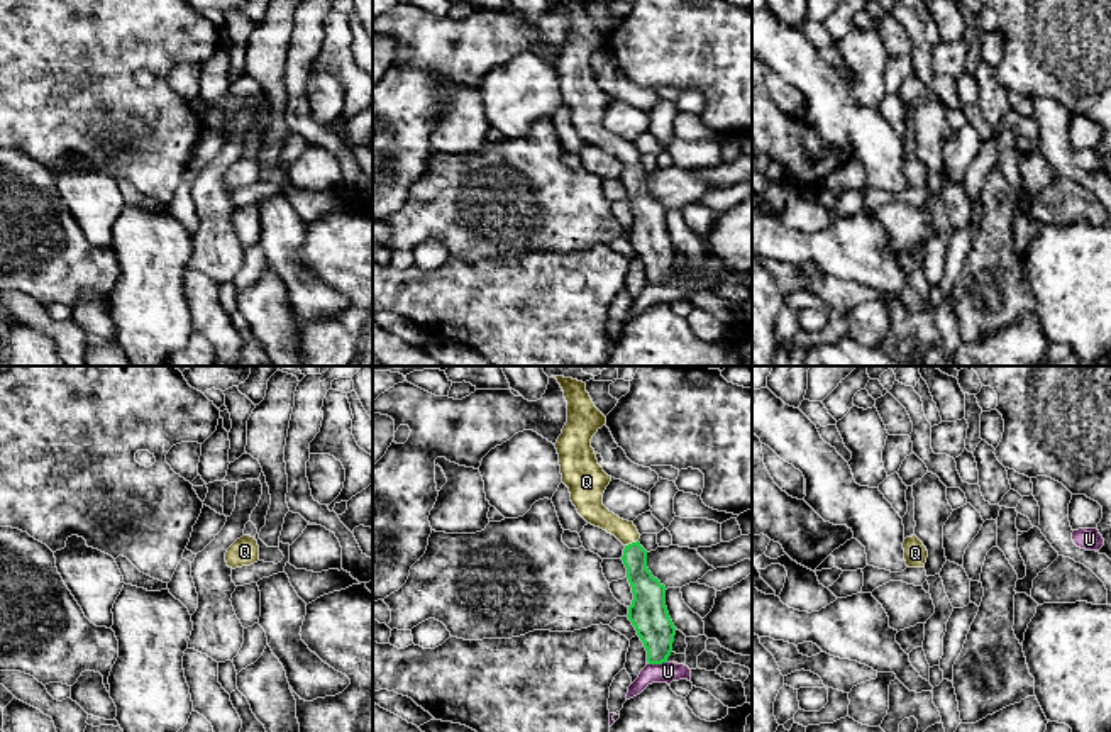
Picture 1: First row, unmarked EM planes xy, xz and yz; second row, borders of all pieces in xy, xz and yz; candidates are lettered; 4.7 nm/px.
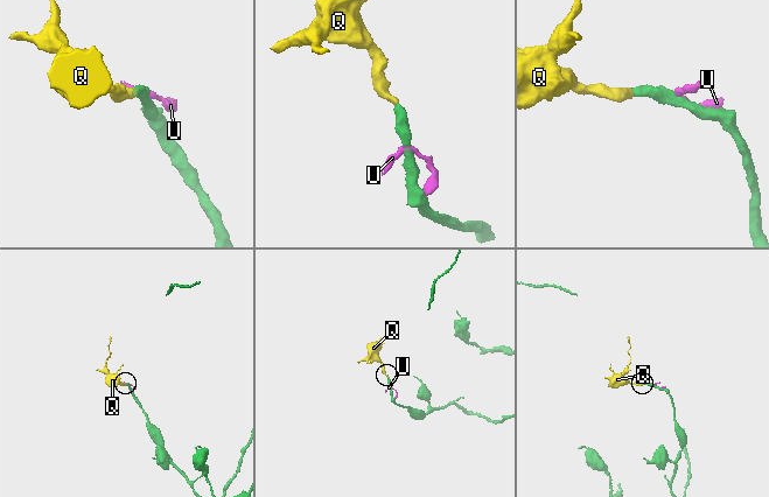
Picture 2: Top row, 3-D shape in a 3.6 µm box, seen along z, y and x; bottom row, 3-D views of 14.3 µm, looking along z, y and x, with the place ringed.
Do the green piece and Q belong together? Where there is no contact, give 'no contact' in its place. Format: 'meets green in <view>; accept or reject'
meets green in xz; accept

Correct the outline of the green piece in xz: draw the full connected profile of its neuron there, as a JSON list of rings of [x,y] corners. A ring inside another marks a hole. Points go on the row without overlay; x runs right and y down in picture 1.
[[[578,0],[557,3],[567,22],[567,42],[556,63],[562,103],[569,108],[578,134],[625,166],[622,181],[633,214],[627,237],[644,263],[647,283],[667,283],[676,247],[666,227],[666,207],[649,191],[647,171],[638,163],[640,154],[633,142],[620,139],[603,125],[611,97],[598,85],[591,59],[606,44],[606,37],[594,27],[586,3]]]

